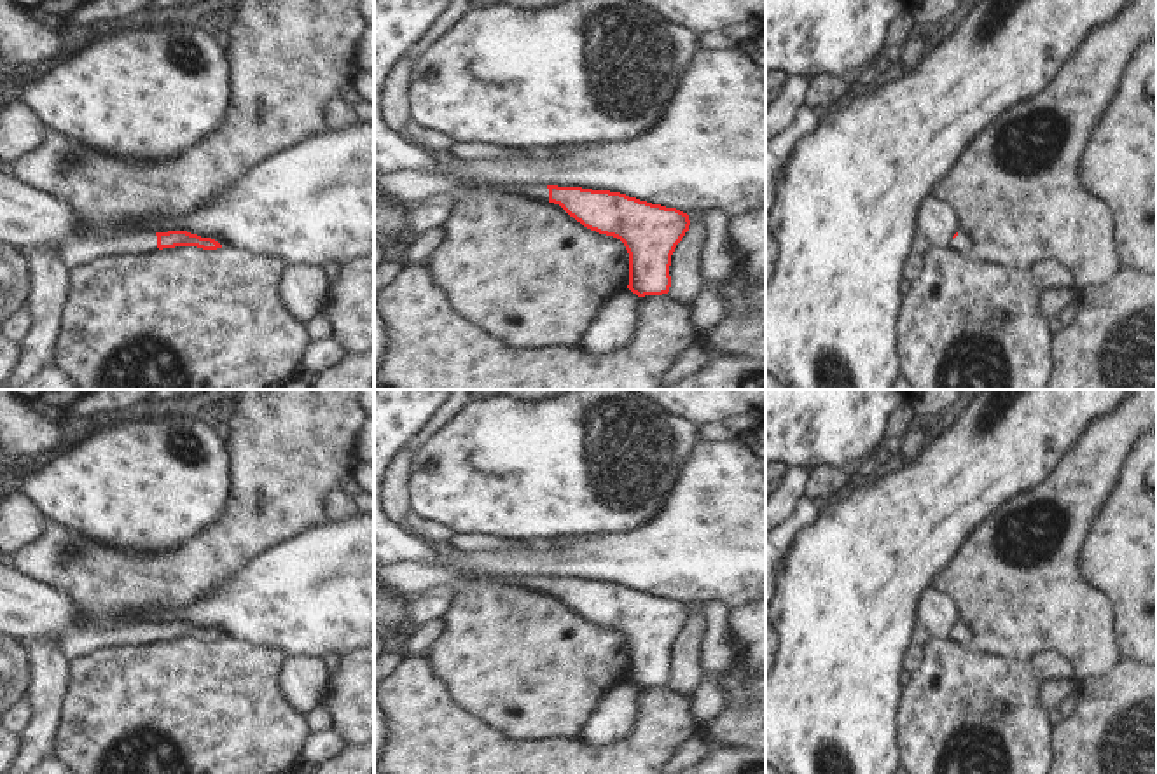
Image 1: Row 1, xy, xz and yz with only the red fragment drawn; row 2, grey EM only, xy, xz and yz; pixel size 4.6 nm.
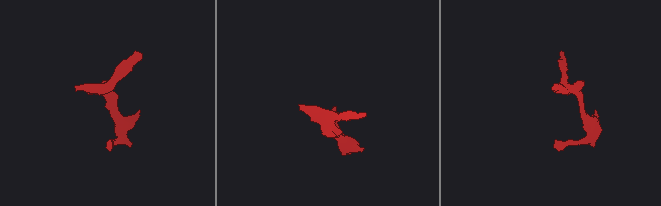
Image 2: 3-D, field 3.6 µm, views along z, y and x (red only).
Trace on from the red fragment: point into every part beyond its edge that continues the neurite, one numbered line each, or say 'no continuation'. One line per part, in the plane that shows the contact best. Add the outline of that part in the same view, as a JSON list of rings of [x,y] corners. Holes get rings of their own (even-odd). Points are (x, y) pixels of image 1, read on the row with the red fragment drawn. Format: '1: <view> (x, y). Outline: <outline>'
1: xy (74, 252). Outline: [[[119,232],[110,238],[84,238],[72,239],[66,238],[54,246],[54,255],[58,255],[70,269],[105,259],[108,255],[126,255],[135,257],[140,253],[156,253],[157,236],[156,232]]]

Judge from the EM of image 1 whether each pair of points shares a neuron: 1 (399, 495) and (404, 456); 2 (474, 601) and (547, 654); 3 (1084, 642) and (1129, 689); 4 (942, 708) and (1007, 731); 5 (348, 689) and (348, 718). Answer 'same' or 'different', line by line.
1: same
2: same
3: different
4: same
5: same

